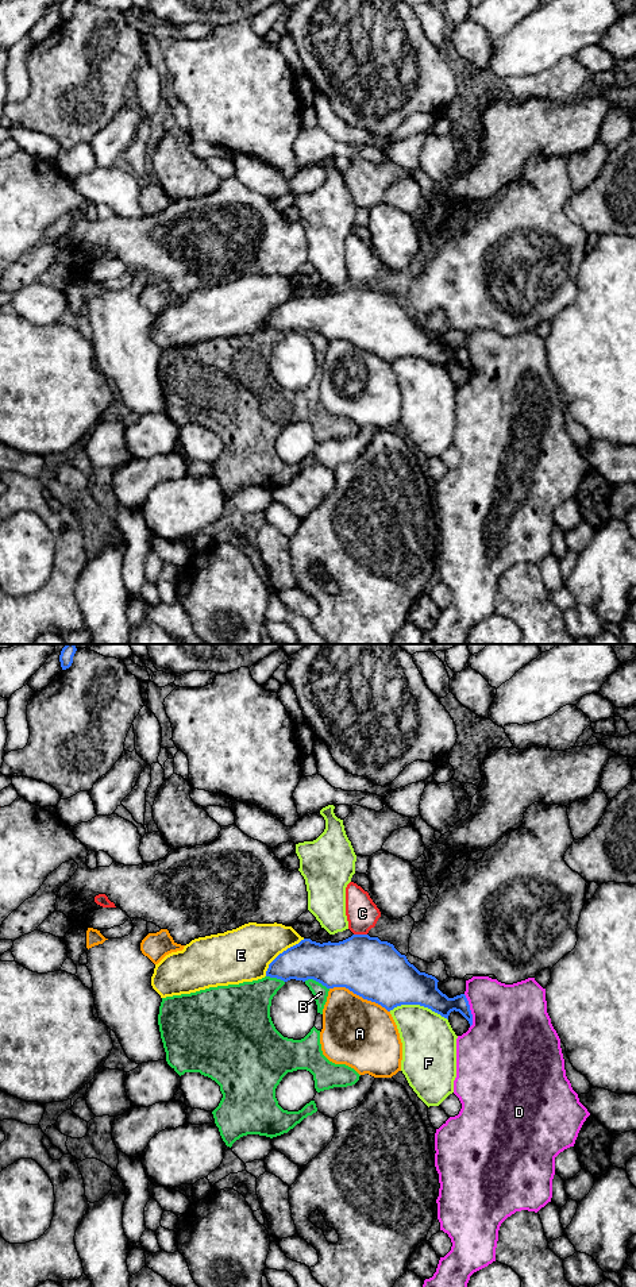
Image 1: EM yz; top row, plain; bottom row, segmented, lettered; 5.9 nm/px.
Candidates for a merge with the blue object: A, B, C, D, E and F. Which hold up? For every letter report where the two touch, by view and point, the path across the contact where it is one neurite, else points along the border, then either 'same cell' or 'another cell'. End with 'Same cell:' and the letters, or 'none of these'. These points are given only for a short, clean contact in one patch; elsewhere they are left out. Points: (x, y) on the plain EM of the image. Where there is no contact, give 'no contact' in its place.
A: yz (359, 347) | another cell
B: yz (316, 332) | another cell
C: yz (361, 286) | along yz (354, 285), (366, 286) | another cell
D: yz (470, 362) | another cell
E: yz (282, 304) | another cell
F: yz (419, 355) | another cell
Same cell: none of these

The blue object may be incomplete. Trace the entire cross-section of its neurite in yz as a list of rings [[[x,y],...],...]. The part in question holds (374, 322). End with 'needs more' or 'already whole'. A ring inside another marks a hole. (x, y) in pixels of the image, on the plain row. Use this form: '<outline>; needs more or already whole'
[[[352,286],[339,294],[316,294],[304,290],[280,305],[266,323],[266,328],[284,334],[313,331],[327,340],[346,339],[363,351],[375,354],[388,363],[401,357],[420,357],[448,371],[451,363],[459,363],[473,377],[473,366],[465,346],[448,350],[438,340],[438,331],[420,324],[393,296],[369,286]]]; already whole

